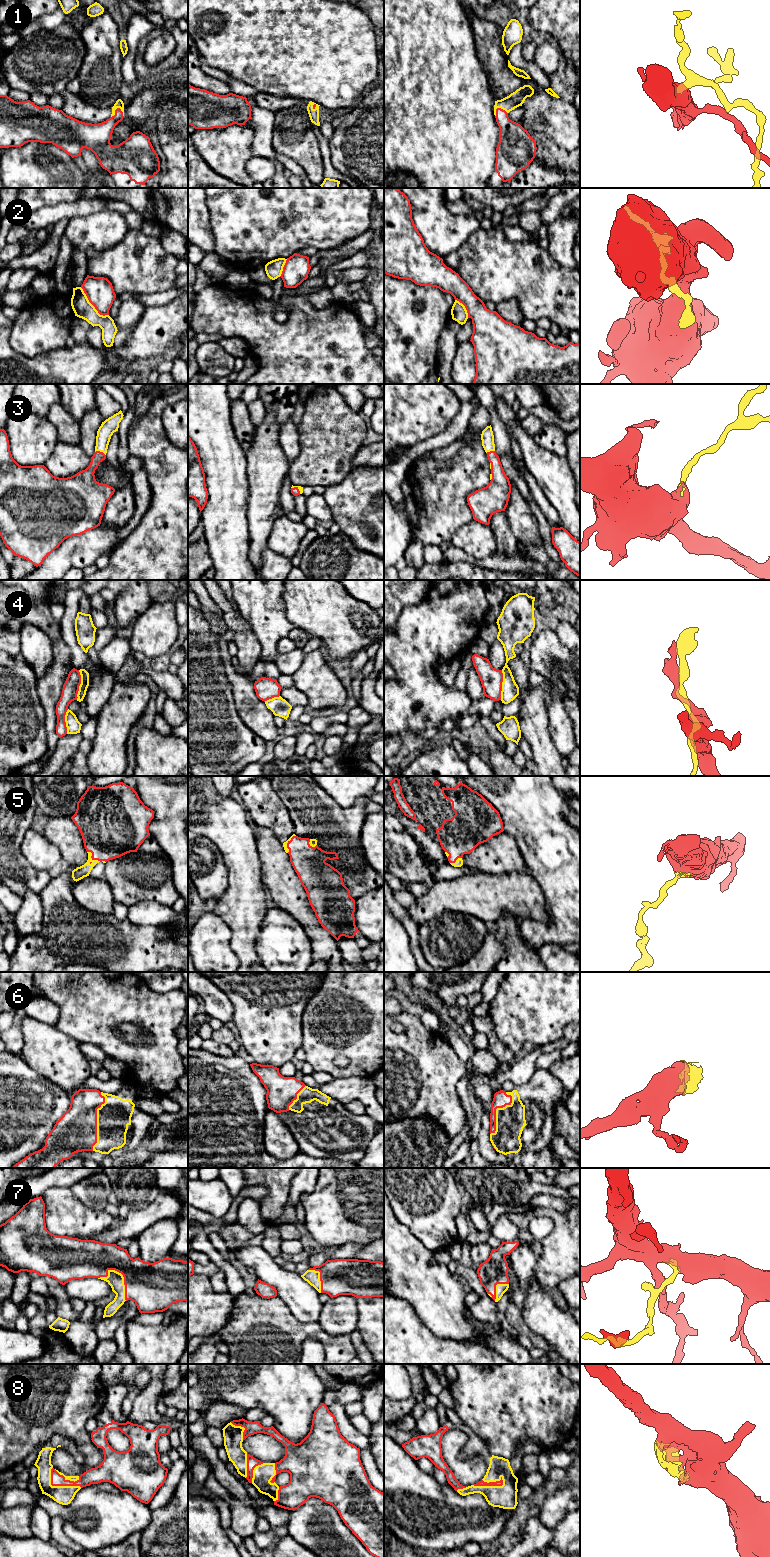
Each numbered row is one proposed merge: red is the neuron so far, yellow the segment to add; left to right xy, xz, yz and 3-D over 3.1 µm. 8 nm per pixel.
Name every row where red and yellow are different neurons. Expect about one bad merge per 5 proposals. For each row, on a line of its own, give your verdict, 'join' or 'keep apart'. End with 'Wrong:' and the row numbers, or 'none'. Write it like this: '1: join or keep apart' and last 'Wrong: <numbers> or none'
1: join
2: keep apart
3: join
4: keep apart
5: join
6: join
7: join
8: join
Wrong: 2, 4

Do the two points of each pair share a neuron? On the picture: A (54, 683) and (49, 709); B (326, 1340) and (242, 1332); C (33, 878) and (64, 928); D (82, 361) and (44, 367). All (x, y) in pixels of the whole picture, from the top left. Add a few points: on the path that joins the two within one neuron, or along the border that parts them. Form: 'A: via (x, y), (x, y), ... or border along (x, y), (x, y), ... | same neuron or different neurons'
A: via (49, 689), (49, 703) | same neuron
B: via (305, 1331), (263, 1332) | same neuron
C: border along (52, 878), (39, 895) | different neurons
D: via (73, 367), (53, 367) | same neuron

